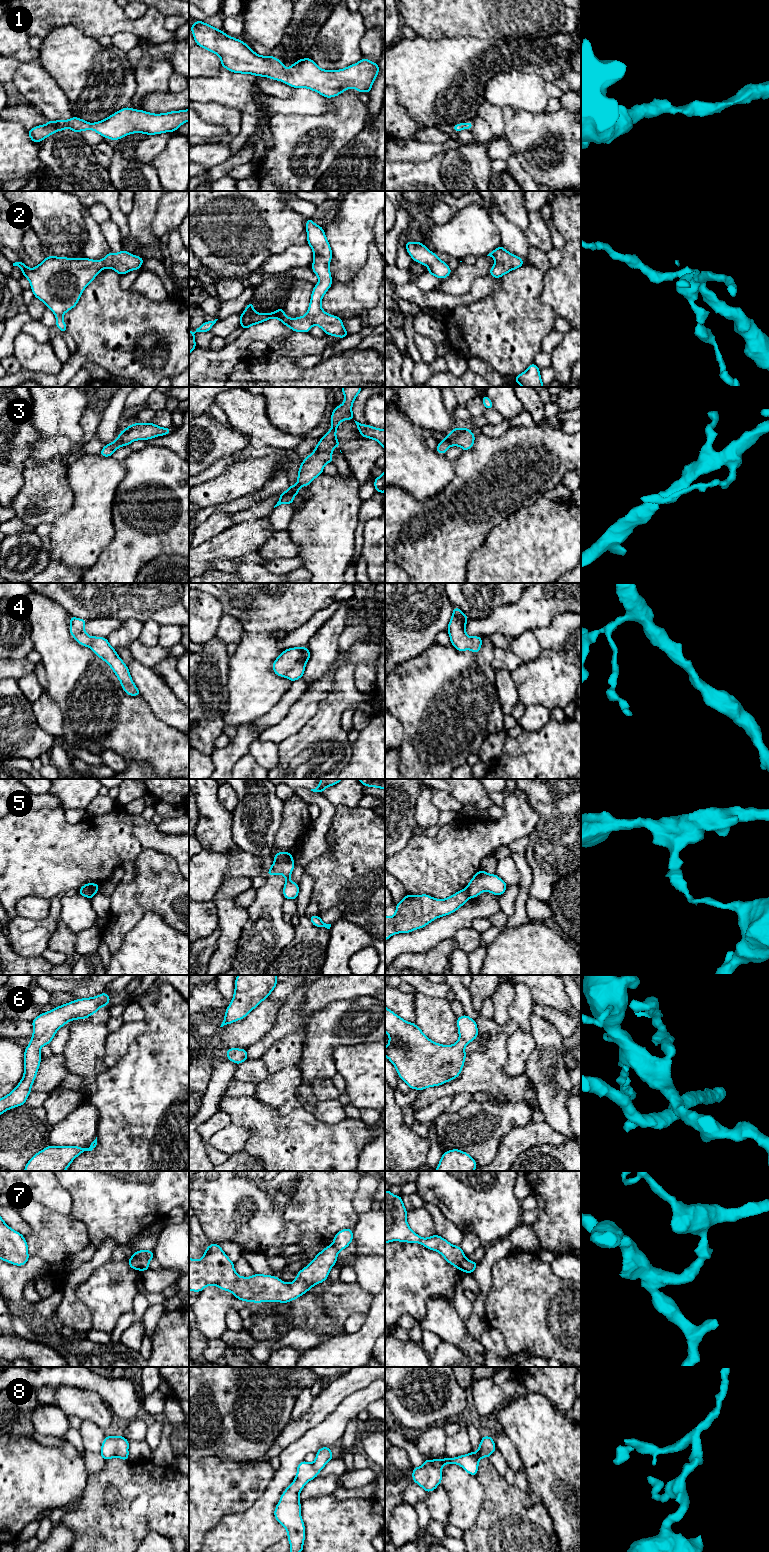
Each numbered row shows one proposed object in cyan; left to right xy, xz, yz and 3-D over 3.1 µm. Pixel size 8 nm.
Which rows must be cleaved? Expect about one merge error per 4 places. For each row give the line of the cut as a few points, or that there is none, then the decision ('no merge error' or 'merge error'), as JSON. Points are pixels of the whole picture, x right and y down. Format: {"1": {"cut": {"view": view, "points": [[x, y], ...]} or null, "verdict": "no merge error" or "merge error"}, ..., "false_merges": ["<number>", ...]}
{"1": {"cut": null, "verdict": "no merge error"}, "2": {"cut": null, "verdict": "no merge error"}, "3": {"cut": null, "verdict": "no merge error"}, "4": {"cut": null, "verdict": "no merge error"}, "5": {"cut": {"view": "xz", "points": [[292, 860], [275, 862]]}, "verdict": "merge error"}, "6": {"cut": null, "verdict": "no merge error"}, "7": {"cut": {"view": "xy", "points": [[132, 1256], [139, 1263], [141, 1269]]}, "verdict": "merge error"}, "8": {"cut": null, "verdict": "no merge error"}, "false_merges": ["5", "7"]}

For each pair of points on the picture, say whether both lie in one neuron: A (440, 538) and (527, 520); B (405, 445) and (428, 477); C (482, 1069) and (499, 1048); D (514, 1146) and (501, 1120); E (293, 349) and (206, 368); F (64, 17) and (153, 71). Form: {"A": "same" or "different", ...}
{"A": "different", "B": "same", "C": "same", "D": "different", "E": "different", "F": "different"}

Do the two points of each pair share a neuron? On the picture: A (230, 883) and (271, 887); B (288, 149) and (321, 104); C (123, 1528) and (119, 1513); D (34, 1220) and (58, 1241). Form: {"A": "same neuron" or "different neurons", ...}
{"A": "different neurons", "B": "different neurons", "C": "same neuron", "D": "same neuron"}

